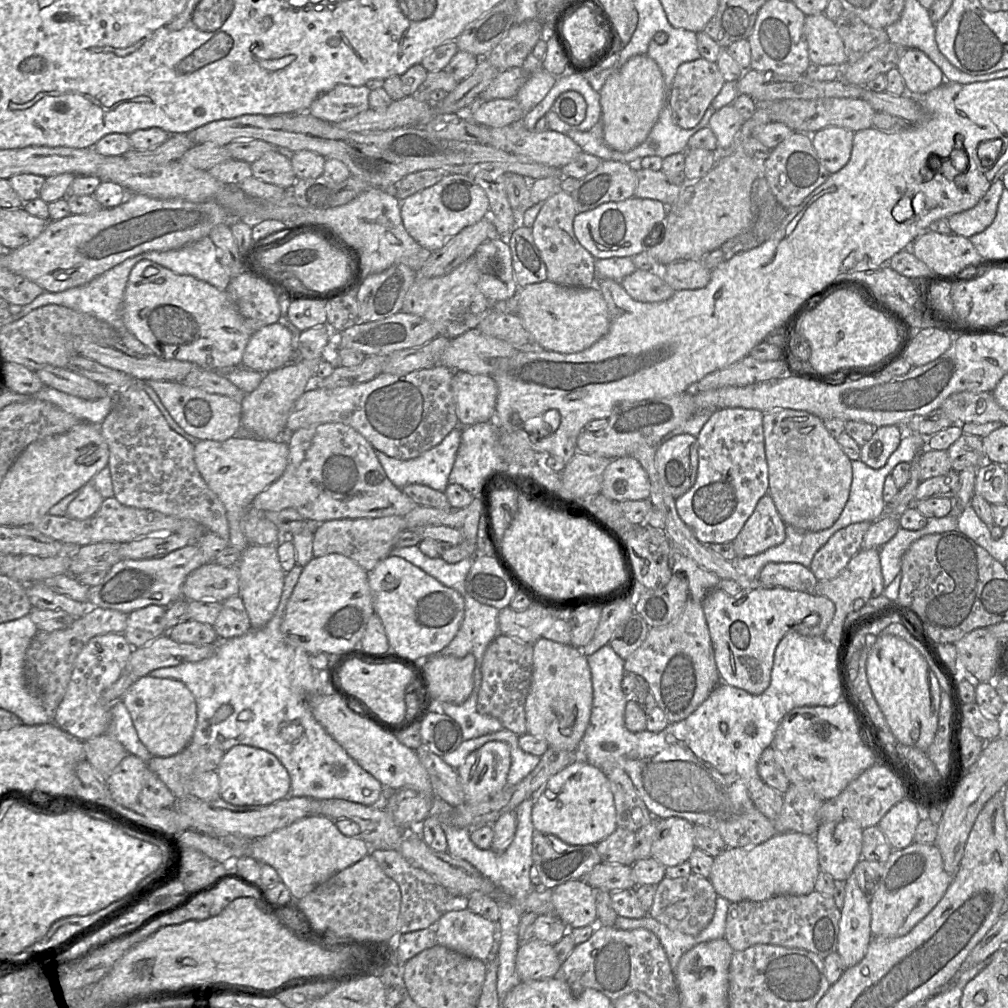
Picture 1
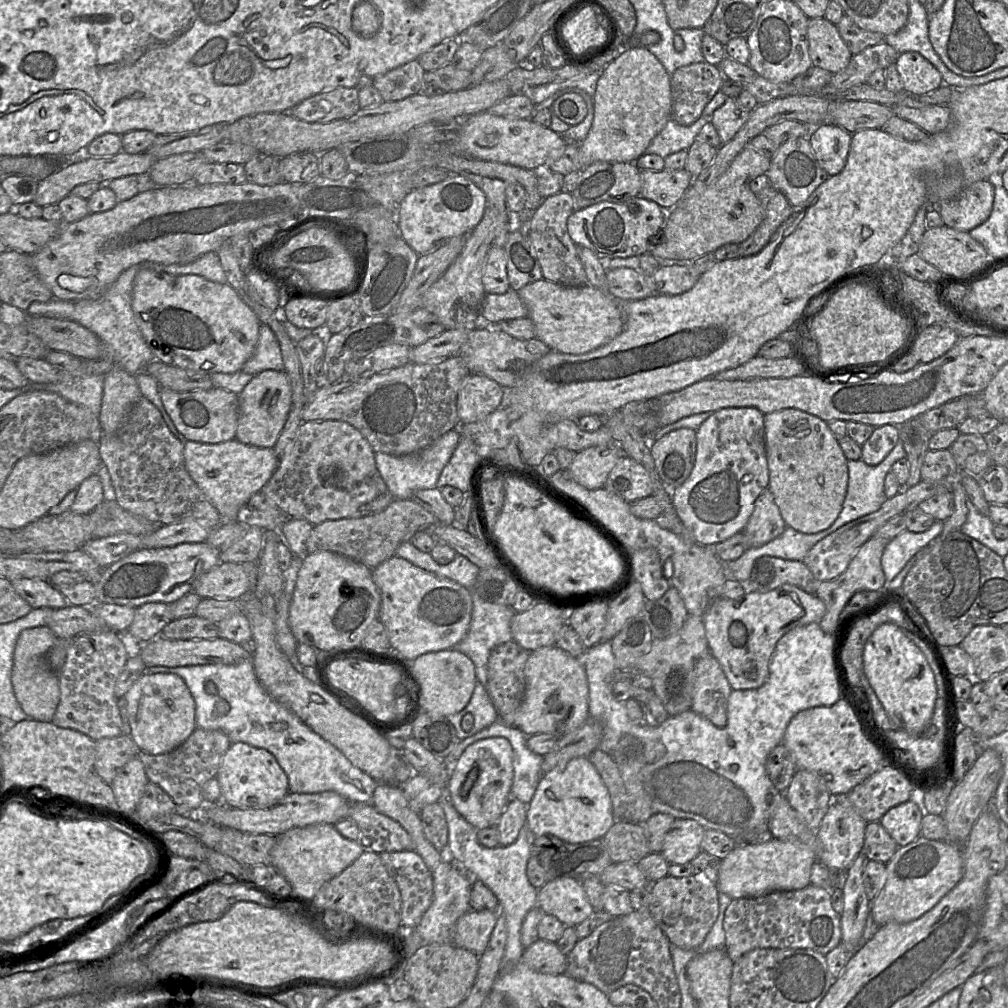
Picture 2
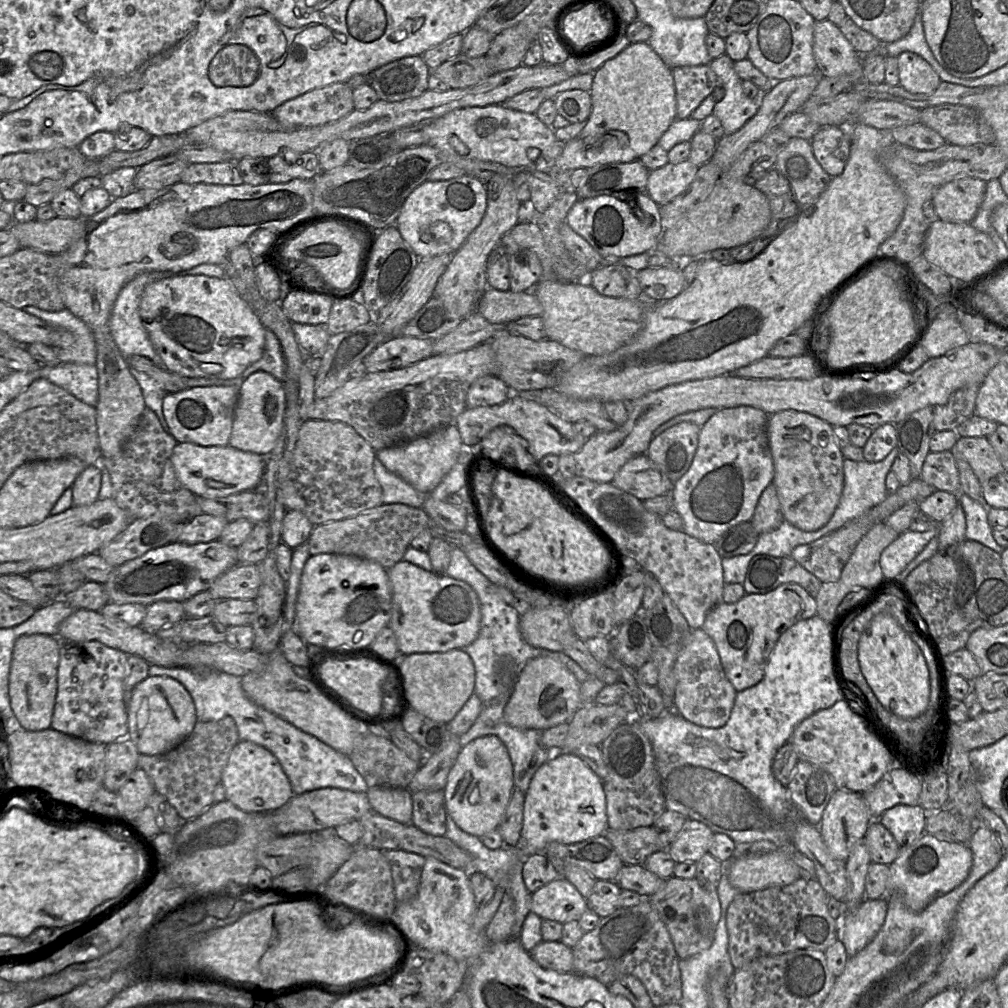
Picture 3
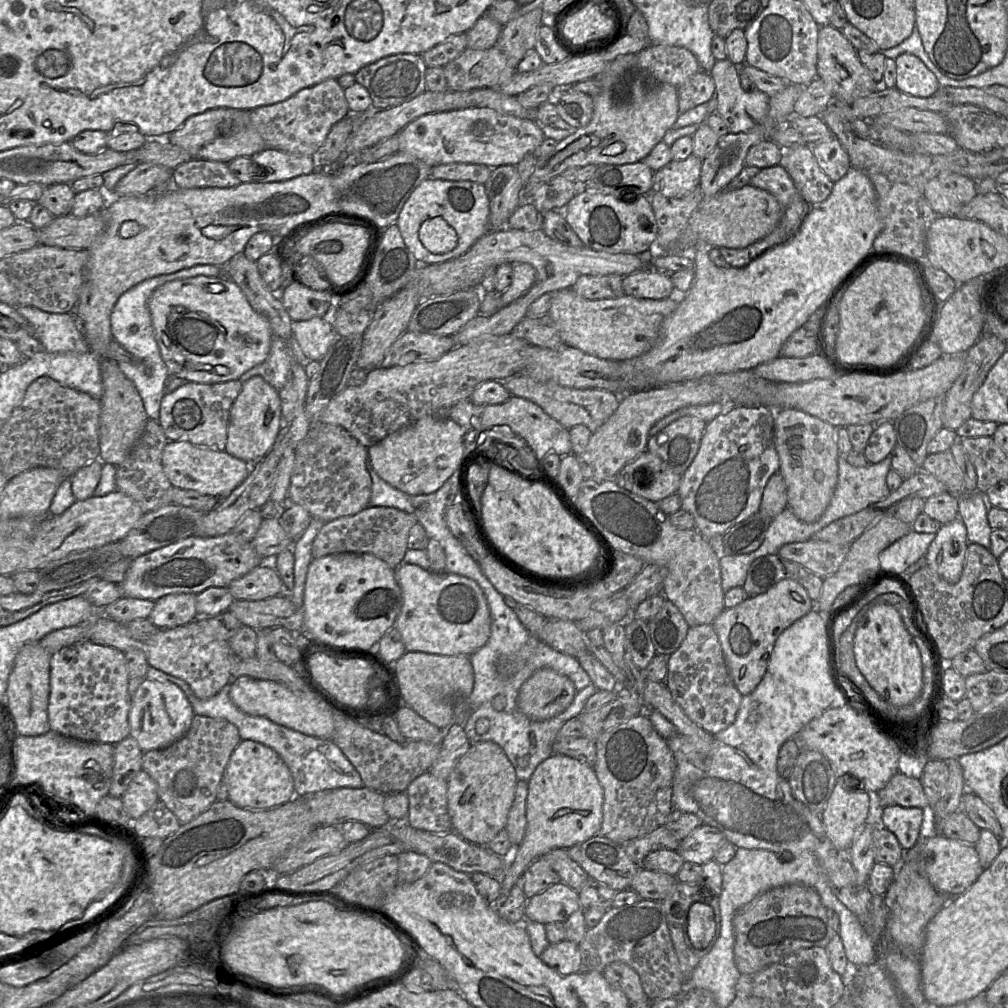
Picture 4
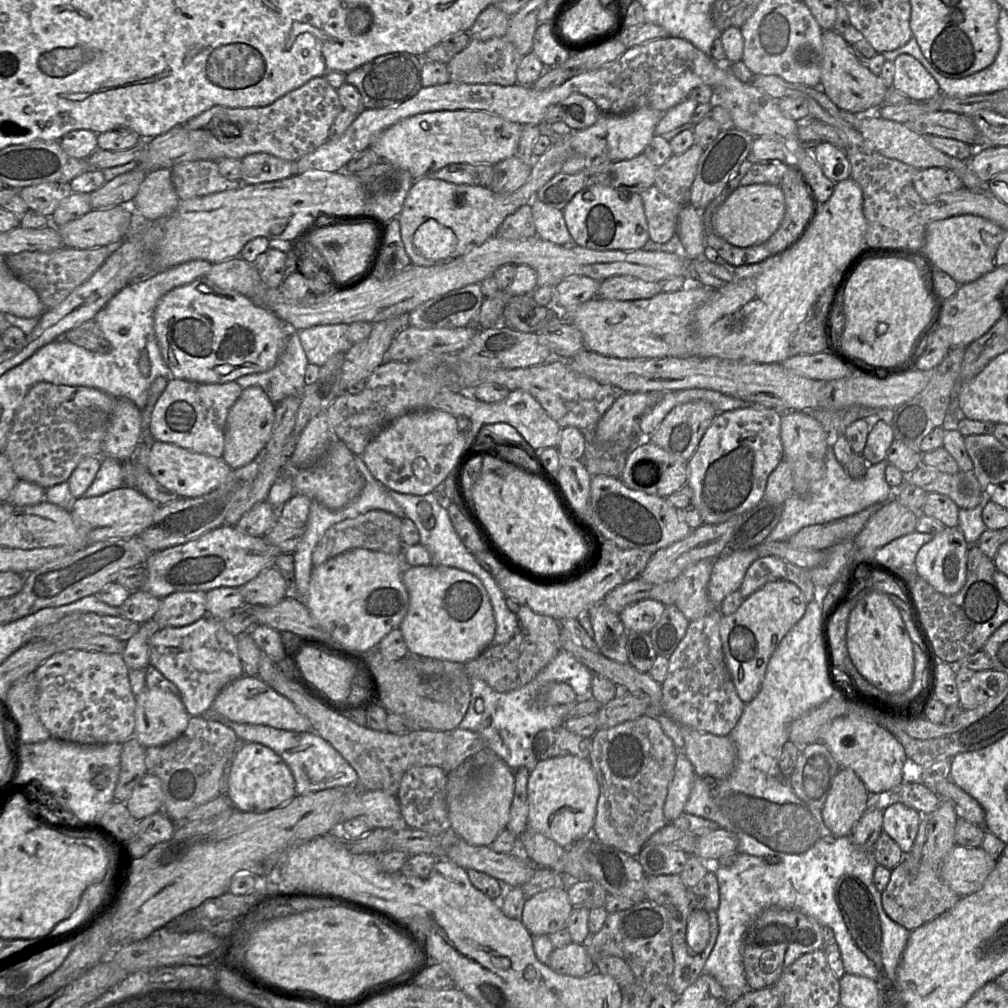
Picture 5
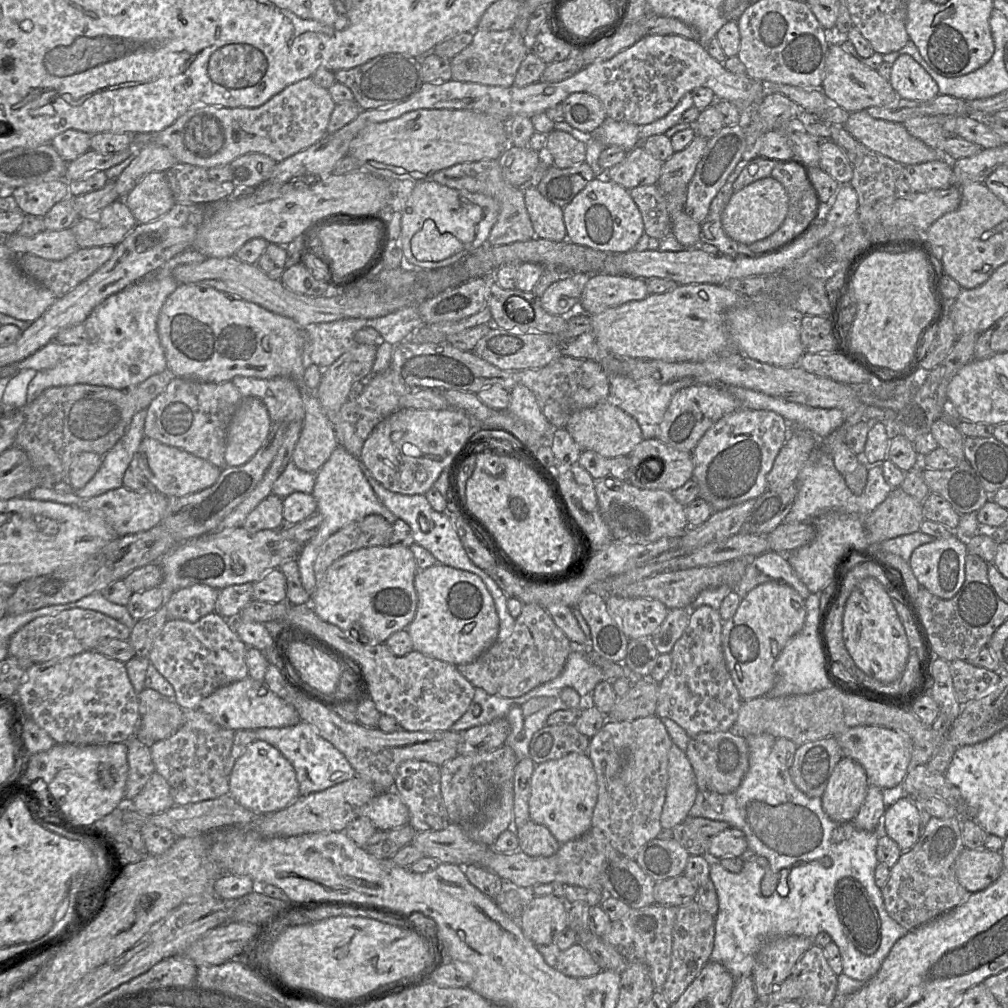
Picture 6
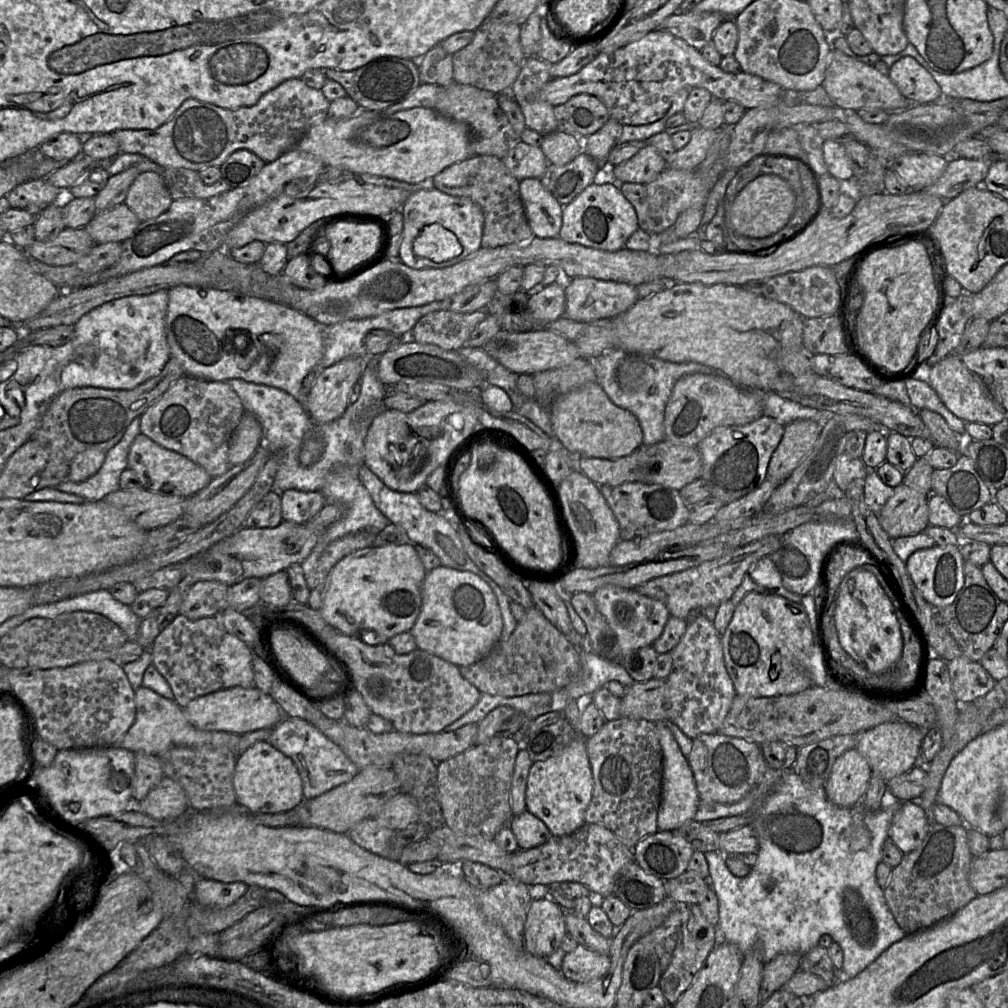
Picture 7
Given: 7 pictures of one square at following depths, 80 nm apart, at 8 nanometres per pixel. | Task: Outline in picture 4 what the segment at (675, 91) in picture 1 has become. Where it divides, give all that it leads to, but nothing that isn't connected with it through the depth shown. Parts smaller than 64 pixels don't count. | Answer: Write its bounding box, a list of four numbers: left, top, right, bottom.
[677,70,715,114]

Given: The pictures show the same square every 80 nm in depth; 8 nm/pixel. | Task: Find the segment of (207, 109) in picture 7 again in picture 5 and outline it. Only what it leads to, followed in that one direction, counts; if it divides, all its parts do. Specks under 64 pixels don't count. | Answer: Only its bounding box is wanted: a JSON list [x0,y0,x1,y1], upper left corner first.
[186,77,343,161]

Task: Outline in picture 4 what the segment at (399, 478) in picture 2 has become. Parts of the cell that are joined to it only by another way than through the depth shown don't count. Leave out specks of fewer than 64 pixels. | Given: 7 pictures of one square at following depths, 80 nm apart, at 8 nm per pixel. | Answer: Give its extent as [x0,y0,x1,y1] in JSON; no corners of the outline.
[366,460,414,513]

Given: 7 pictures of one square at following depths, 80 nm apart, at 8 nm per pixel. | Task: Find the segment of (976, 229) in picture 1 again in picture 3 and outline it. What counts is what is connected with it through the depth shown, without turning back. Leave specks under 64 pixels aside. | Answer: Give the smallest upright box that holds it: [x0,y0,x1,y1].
[931,178,986,223]

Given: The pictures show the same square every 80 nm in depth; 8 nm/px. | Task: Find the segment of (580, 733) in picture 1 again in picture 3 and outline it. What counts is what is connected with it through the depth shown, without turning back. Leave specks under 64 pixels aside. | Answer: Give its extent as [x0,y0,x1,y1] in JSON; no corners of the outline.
[504,656,582,730]

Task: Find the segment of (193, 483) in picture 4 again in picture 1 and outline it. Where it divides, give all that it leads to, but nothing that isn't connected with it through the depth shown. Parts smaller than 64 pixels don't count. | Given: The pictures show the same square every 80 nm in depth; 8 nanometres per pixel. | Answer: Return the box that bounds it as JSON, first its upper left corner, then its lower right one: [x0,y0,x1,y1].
[194,436,289,553]

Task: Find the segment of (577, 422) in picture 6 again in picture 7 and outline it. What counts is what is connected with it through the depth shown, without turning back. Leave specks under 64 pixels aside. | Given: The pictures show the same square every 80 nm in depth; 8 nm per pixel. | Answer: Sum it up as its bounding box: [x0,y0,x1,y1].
[550,382,643,459]

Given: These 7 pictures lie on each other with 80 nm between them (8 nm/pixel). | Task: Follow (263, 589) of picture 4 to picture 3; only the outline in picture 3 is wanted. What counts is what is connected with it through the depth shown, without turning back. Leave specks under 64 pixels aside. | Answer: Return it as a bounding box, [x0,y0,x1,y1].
[208,563,260,600]

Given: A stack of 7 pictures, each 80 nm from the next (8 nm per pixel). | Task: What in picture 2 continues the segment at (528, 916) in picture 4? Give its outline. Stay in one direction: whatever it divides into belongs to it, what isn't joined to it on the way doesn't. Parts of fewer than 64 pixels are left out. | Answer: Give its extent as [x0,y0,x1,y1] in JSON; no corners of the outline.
[537,878,595,926]

